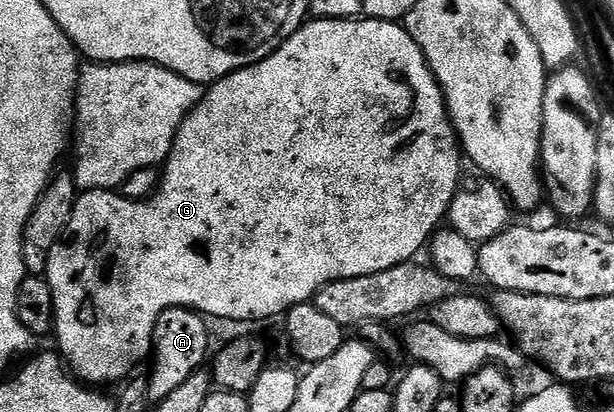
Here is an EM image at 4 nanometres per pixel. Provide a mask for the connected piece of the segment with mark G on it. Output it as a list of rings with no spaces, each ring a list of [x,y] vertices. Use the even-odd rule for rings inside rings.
[[[308,19],[276,52],[269,54],[269,58],[265,58],[253,66],[242,68],[225,78],[215,81],[204,91],[199,105],[187,115],[185,122],[181,122],[181,126],[177,130],[177,138],[173,142],[173,150],[167,155],[166,161],[162,165],[158,187],[147,199],[130,200],[129,197],[125,197],[115,190],[109,192],[93,190],[92,192],[82,193],[75,199],[73,218],[69,218],[69,226],[65,226],[63,236],[57,242],[57,246],[53,246],[53,254],[49,254],[49,266],[45,273],[47,285],[51,288],[53,337],[55,336],[56,342],[59,343],[59,348],[57,347],[58,355],[65,361],[66,367],[84,385],[103,386],[99,384],[115,383],[115,385],[118,385],[120,382],[126,381],[136,371],[134,368],[142,360],[144,363],[150,357],[153,330],[157,326],[157,318],[166,308],[189,308],[204,317],[212,318],[211,316],[216,316],[219,320],[267,320],[270,316],[282,317],[290,308],[295,308],[299,304],[314,301],[315,295],[329,282],[337,282],[345,278],[361,278],[365,274],[381,274],[381,270],[389,270],[398,264],[414,261],[418,257],[415,255],[422,248],[424,251],[428,247],[431,237],[435,235],[437,229],[444,223],[447,207],[453,202],[456,192],[461,187],[459,156],[461,160],[461,145],[459,137],[455,135],[455,125],[451,123],[451,118],[447,111],[447,101],[443,99],[443,91],[440,90],[439,83],[436,82],[435,75],[432,74],[431,67],[429,67],[427,59],[423,56],[423,51],[419,49],[417,42],[409,35],[402,23],[390,20]]]

